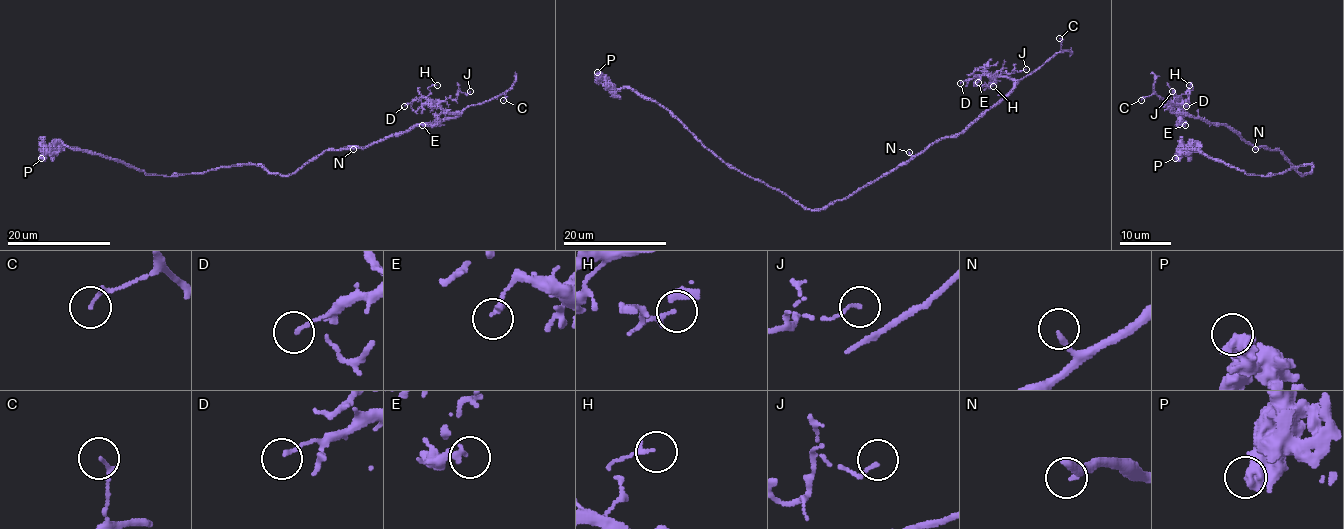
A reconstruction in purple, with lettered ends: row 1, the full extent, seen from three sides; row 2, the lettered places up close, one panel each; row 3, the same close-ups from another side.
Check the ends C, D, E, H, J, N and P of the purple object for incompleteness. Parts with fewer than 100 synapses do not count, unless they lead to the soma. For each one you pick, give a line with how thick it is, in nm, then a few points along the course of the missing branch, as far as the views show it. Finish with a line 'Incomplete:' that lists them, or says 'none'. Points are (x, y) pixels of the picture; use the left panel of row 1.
Incomplete: none

